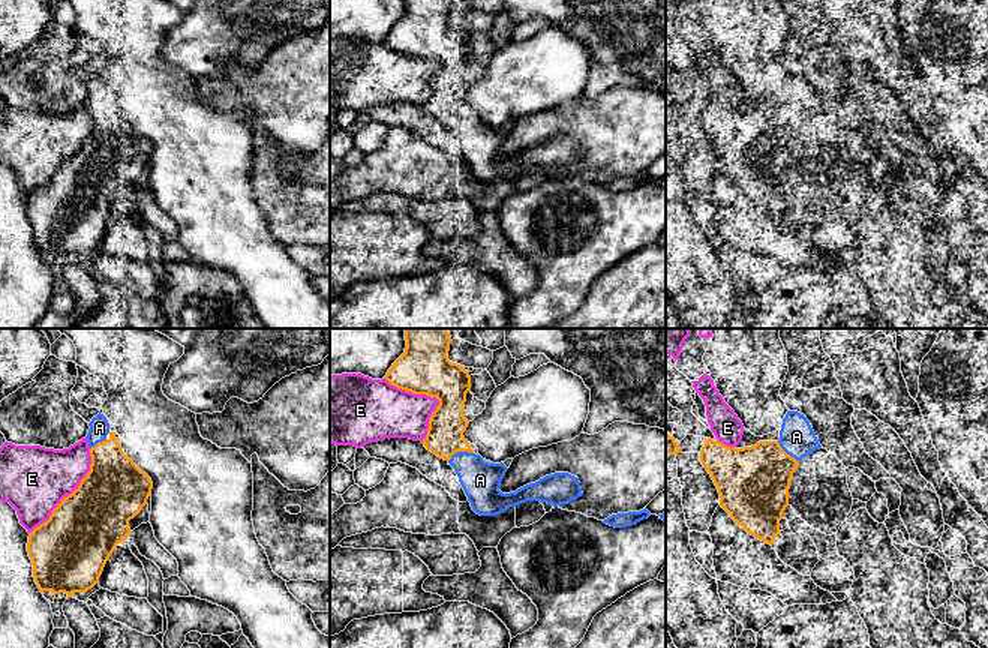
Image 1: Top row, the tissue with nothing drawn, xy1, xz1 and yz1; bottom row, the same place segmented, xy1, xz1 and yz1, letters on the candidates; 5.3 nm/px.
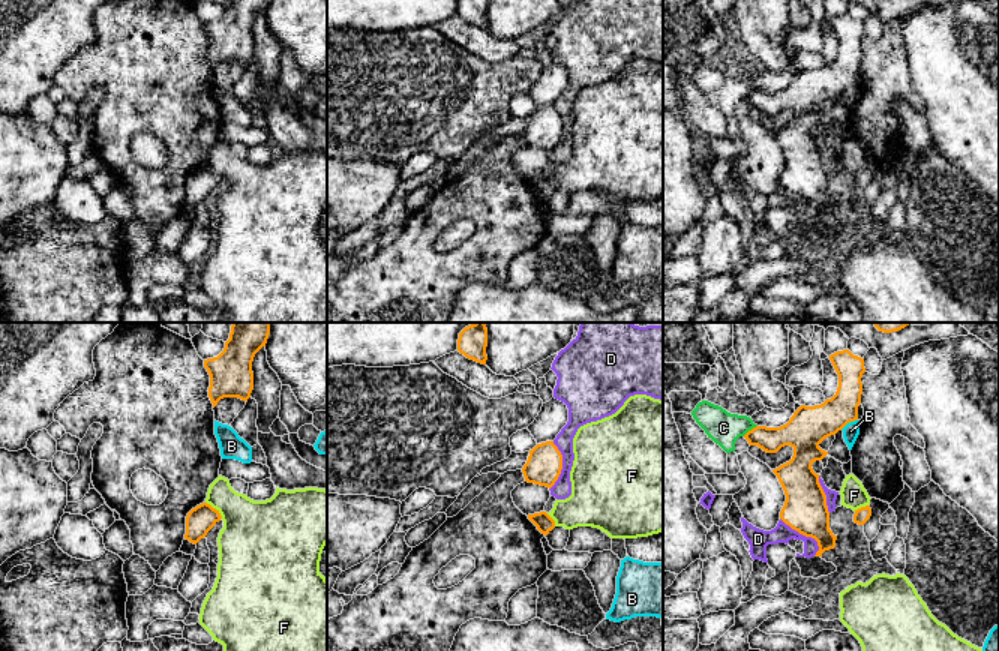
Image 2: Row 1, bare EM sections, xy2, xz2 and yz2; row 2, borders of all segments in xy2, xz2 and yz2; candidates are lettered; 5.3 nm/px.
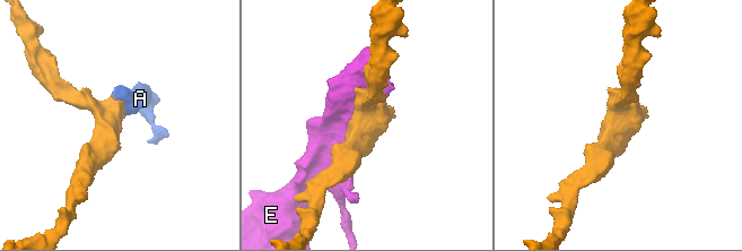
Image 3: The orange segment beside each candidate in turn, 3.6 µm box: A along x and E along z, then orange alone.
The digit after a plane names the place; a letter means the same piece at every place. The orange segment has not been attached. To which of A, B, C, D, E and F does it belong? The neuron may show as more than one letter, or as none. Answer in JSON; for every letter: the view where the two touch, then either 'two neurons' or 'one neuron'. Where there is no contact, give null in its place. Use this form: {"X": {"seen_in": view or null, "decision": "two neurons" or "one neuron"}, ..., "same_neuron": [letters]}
{"A": {"seen_in": "xz1", "decision": "one neuron"}, "B": {"seen_in": "yz2", "decision": "two neurons"}, "C": {"seen_in": "yz2", "decision": "two neurons"}, "D": {"seen_in": "yz2", "decision": "two neurons"}, "E": {"seen_in": "xz1", "decision": "two neurons"}, "F": {"seen_in": "xy2", "decision": "two neurons"}, "same_neuron": ["A"]}

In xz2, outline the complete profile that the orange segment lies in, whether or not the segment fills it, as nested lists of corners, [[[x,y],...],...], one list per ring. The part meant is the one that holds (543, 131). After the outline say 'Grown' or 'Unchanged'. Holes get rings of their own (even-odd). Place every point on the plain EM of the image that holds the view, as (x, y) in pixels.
[[[554,105],[537,108],[530,114],[526,128],[522,132],[525,146],[552,152],[562,134],[562,118]]]. Unchanged

